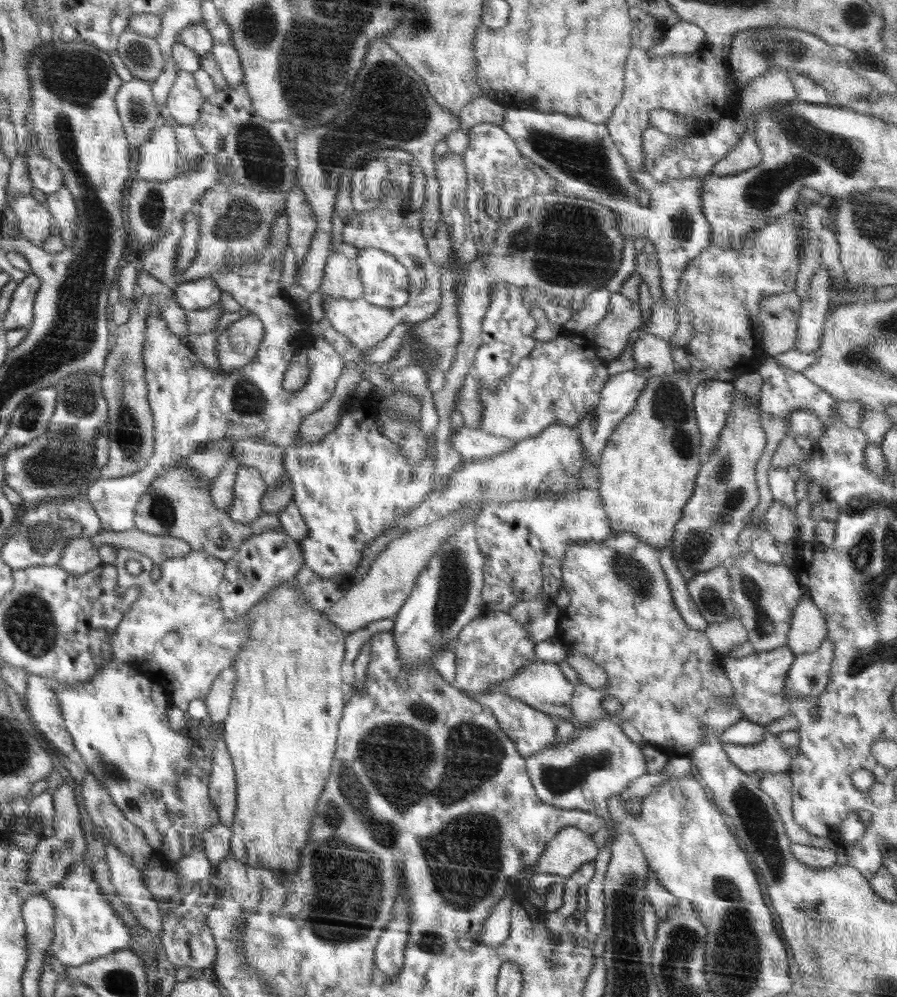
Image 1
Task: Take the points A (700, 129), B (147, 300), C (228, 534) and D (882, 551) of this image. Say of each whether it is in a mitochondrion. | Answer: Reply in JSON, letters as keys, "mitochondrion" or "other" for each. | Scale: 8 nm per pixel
{"A":"other","B":"other","C":"other","D":"mitochondrion"}

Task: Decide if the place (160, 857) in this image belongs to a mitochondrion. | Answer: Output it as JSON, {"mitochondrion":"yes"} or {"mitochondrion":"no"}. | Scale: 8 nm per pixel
{"mitochondrion":"no"}

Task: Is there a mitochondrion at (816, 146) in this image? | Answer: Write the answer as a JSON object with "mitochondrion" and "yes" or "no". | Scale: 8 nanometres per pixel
{"mitochondrion":"yes"}

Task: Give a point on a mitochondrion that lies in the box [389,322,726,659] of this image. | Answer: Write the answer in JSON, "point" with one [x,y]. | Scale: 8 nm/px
{"point":[454,587]}

